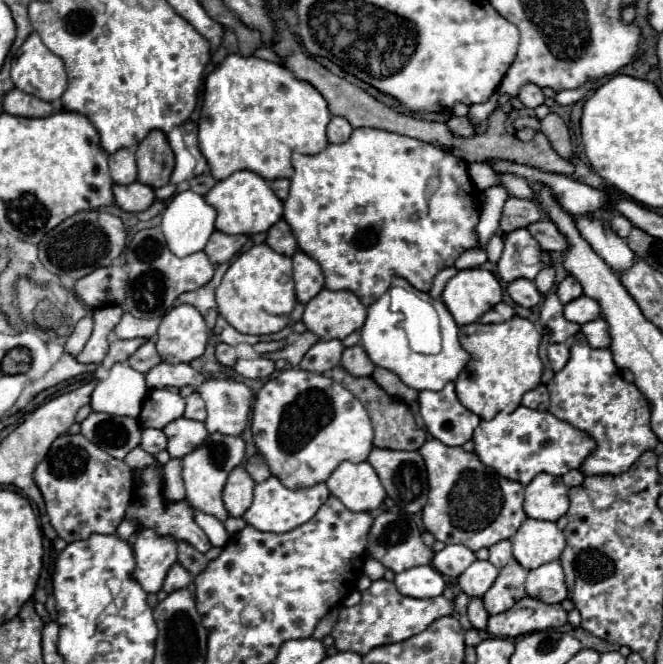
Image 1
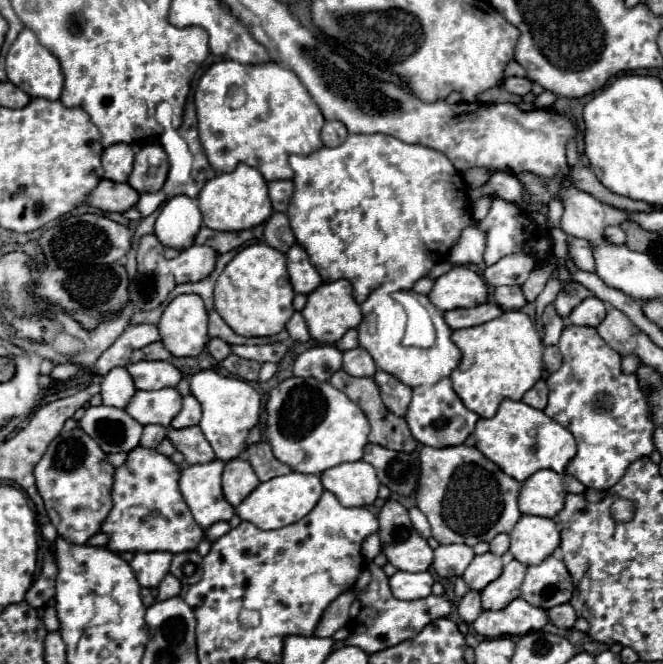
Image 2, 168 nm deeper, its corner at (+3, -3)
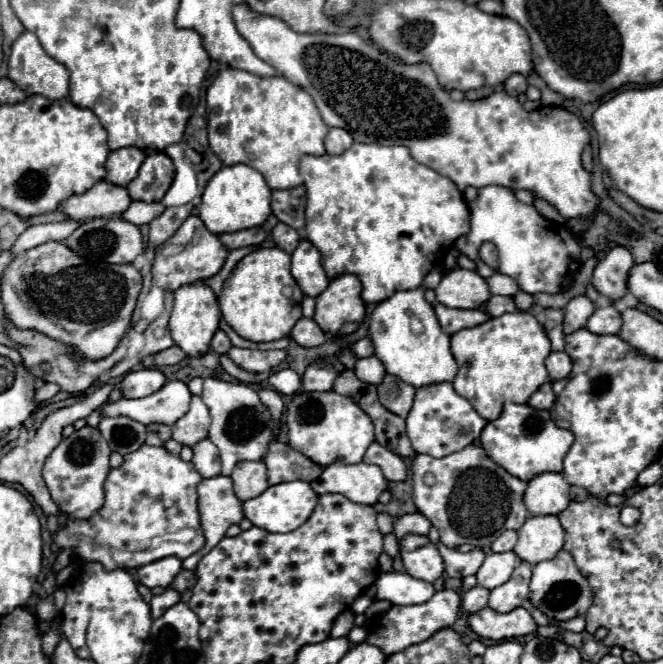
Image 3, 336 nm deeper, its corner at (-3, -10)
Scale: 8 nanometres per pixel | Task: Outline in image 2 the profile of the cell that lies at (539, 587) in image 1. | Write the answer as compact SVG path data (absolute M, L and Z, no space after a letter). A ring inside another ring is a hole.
M554 555L546 557L540 565L528 567L522 583L522 599L540 609L552 609L568 603L574 595L574 581L564 561Z

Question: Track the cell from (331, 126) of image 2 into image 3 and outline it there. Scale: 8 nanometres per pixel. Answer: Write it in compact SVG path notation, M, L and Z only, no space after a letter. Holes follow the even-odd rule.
M330 128L324 144L328 154L342 154L352 146L352 136L344 128Z

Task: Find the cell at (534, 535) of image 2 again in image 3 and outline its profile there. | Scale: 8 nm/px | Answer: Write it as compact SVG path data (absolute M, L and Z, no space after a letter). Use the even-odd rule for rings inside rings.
M530 516L518 530L514 552L528 564L552 560L564 546L564 528L556 516Z

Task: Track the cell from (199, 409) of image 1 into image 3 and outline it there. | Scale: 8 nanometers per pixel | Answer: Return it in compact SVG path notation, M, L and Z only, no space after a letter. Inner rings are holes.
M192 396L190 410L172 426L172 440L184 446L194 446L196 442L208 436L208 426L210 426L210 412L206 404L198 396Z

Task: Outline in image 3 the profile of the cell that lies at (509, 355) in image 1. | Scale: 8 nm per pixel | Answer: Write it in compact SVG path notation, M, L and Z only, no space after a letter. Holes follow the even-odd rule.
M512 312L452 334L452 354L460 366L454 390L464 396L484 420L496 420L506 402L526 404L530 396L548 382L544 366L550 354L550 340L530 312Z

